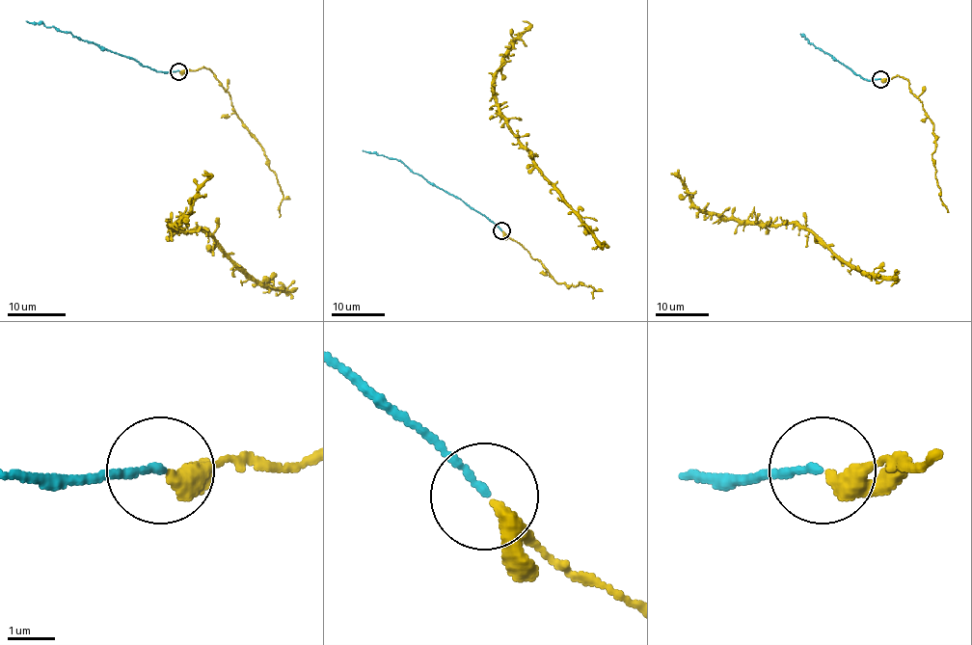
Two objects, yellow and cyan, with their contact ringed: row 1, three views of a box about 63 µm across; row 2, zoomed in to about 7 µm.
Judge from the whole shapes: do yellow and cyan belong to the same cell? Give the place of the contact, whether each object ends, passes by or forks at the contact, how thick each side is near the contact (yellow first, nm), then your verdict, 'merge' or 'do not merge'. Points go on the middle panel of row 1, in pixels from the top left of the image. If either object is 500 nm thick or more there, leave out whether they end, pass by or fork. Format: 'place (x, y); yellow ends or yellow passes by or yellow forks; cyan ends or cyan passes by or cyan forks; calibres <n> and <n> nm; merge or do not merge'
place (501, 230); yellow passes by; cyan ends; calibres 280 and 140 nm; merge

